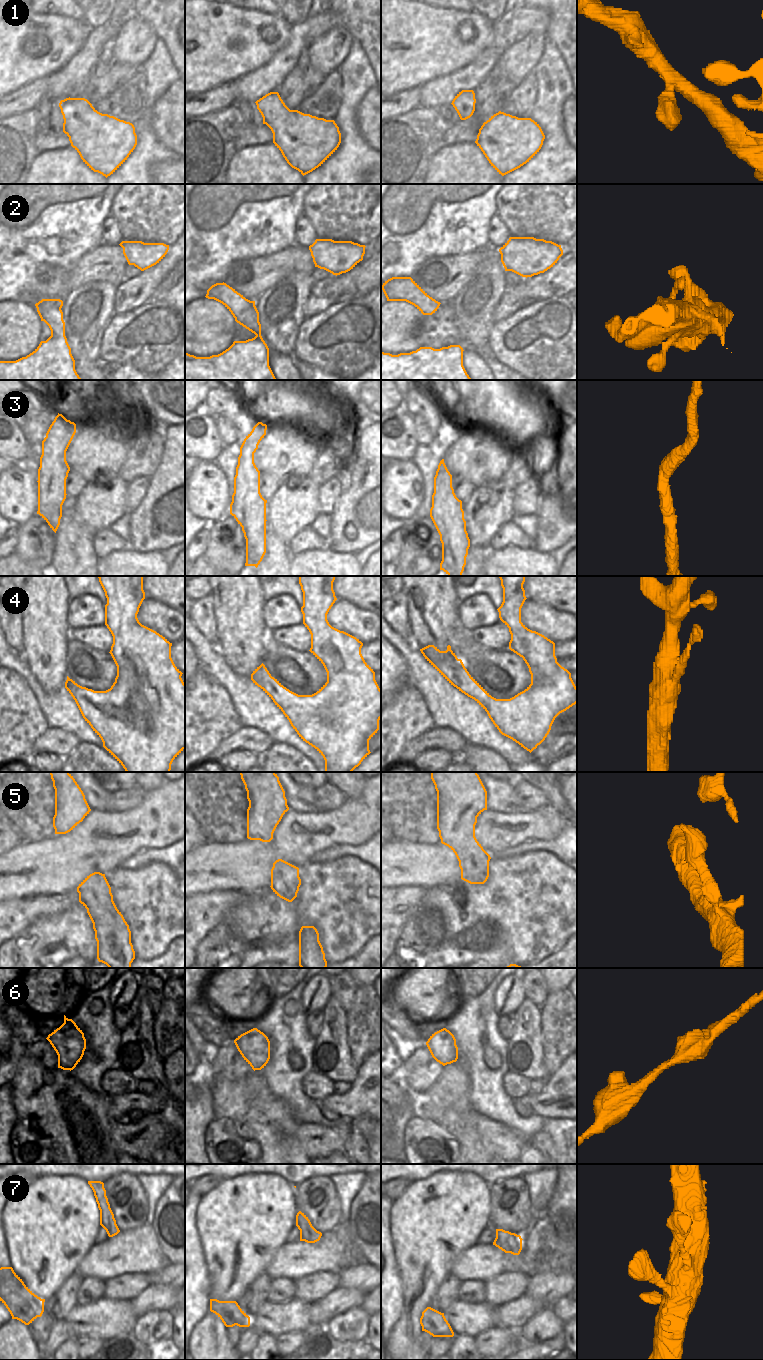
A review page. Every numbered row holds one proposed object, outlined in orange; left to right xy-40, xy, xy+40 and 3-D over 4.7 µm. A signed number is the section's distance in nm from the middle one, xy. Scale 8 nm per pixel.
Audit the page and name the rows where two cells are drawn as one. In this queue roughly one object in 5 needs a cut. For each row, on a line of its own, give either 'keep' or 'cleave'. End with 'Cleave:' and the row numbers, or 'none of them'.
1: keep
2: keep
3: keep
4: keep
5: keep
6: keep
7: keep
Cleave: none of them

